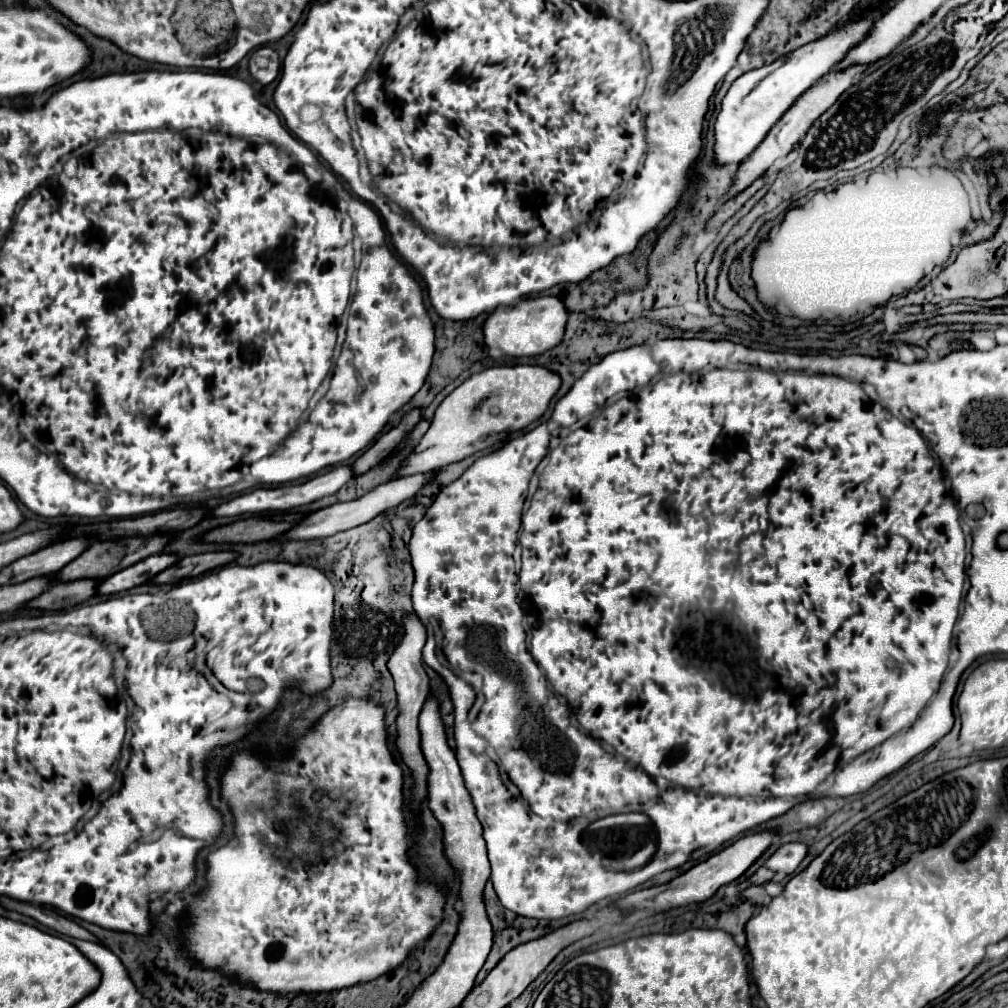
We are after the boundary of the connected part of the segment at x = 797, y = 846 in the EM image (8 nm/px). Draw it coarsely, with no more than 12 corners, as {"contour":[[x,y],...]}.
{"contour":[[806,844],[780,846],[766,862],[772,872],[792,874],[806,856]]}

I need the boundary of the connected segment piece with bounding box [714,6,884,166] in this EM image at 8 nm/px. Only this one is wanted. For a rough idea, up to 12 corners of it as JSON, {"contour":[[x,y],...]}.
{"contour":[[884,6],[738,78],[714,162],[738,166]]}

